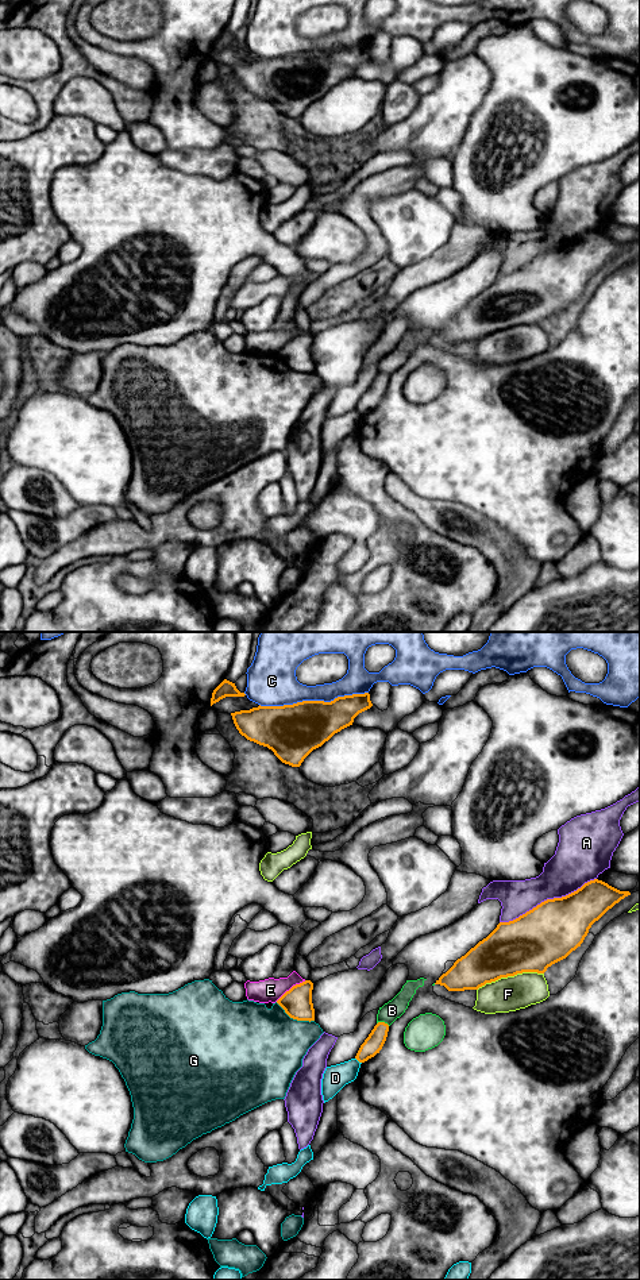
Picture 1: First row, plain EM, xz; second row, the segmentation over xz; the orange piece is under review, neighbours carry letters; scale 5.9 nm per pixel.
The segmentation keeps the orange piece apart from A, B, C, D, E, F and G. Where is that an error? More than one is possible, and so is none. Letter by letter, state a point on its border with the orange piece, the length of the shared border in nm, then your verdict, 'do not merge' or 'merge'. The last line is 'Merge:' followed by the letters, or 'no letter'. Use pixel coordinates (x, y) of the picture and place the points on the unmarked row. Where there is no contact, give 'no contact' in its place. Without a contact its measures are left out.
A: contact xz (547, 251); length 650 nm; do not merge
B: contact xz (384, 374); length 80 nm; do not merge
C: contact xz (313, 53); length 650 nm; do not merge
D: contact xz (358, 412); length 50 nm; do not merge
E: contact xz (292, 339); length 220 nm; do not merge
F: contact xz (509, 327); length 420 nm; do not merge
G: contact xz (295, 370); length 260 nm; do not merge
Merge: no letter

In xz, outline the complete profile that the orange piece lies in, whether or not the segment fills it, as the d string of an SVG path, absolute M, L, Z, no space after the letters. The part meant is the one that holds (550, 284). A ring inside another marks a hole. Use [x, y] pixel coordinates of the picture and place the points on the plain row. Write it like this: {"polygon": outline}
{"polygon": "M594 231L566 248L547 251L513 273L500 274L435 336L464 343L523 324L544 325L581 298L591 277L628 247Z"}

